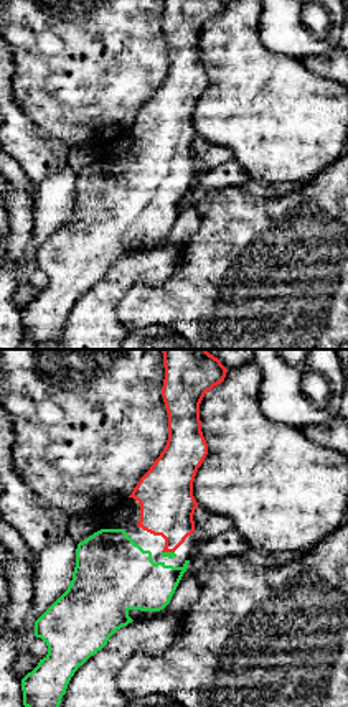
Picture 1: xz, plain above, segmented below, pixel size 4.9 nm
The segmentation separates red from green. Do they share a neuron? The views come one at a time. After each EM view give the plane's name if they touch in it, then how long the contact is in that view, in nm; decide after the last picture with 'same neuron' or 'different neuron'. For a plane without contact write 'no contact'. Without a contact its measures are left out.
meets red in xz; contact 60 nm long

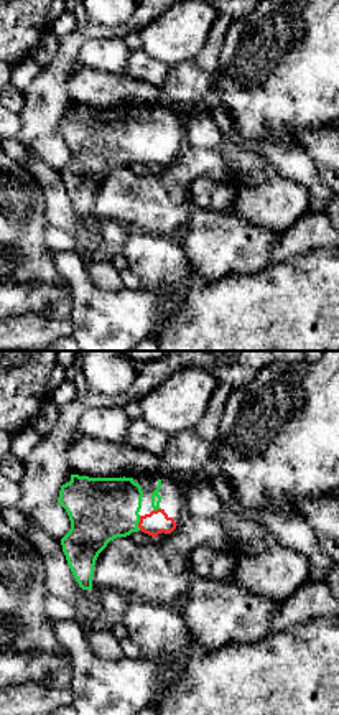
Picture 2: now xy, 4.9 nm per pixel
meets red in xy; contact 70 nm long

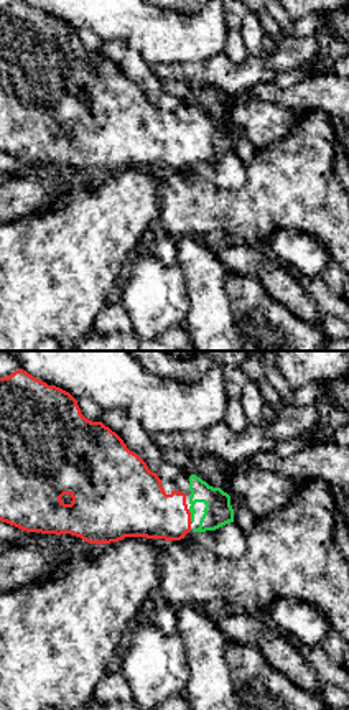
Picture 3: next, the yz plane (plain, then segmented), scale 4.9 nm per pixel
meets red in yz; contact 70 nm long

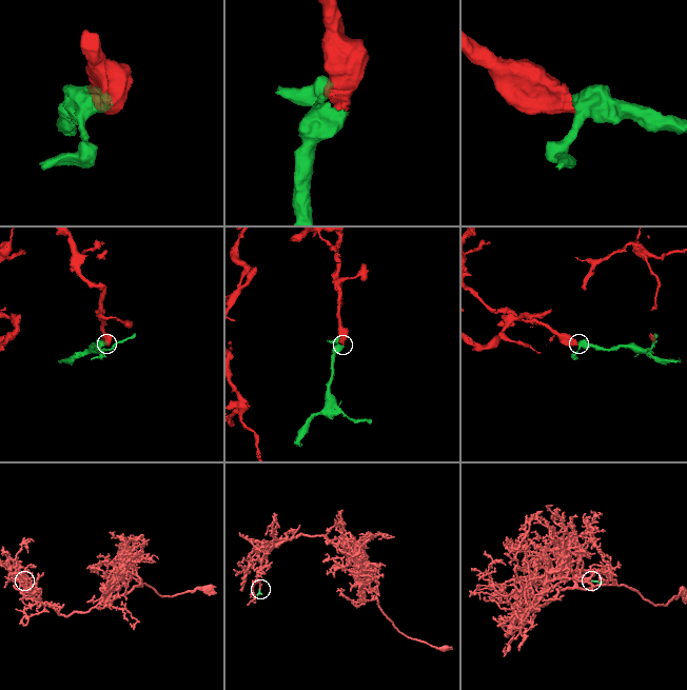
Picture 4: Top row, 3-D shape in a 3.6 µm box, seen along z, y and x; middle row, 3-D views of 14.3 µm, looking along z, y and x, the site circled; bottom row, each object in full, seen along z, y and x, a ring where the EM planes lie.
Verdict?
same neuron

